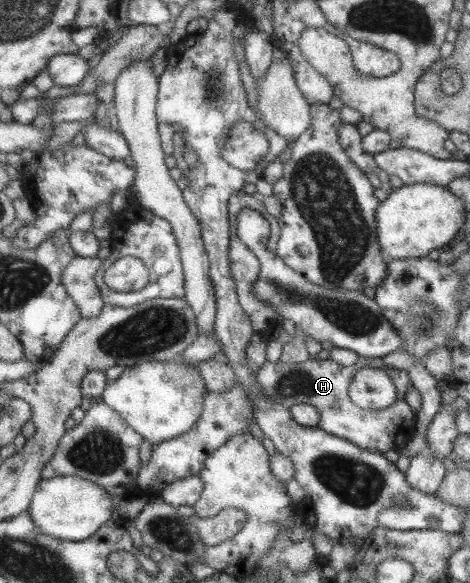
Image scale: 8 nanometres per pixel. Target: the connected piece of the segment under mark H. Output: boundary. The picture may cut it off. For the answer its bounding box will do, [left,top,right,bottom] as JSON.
[256,357,416,453]

